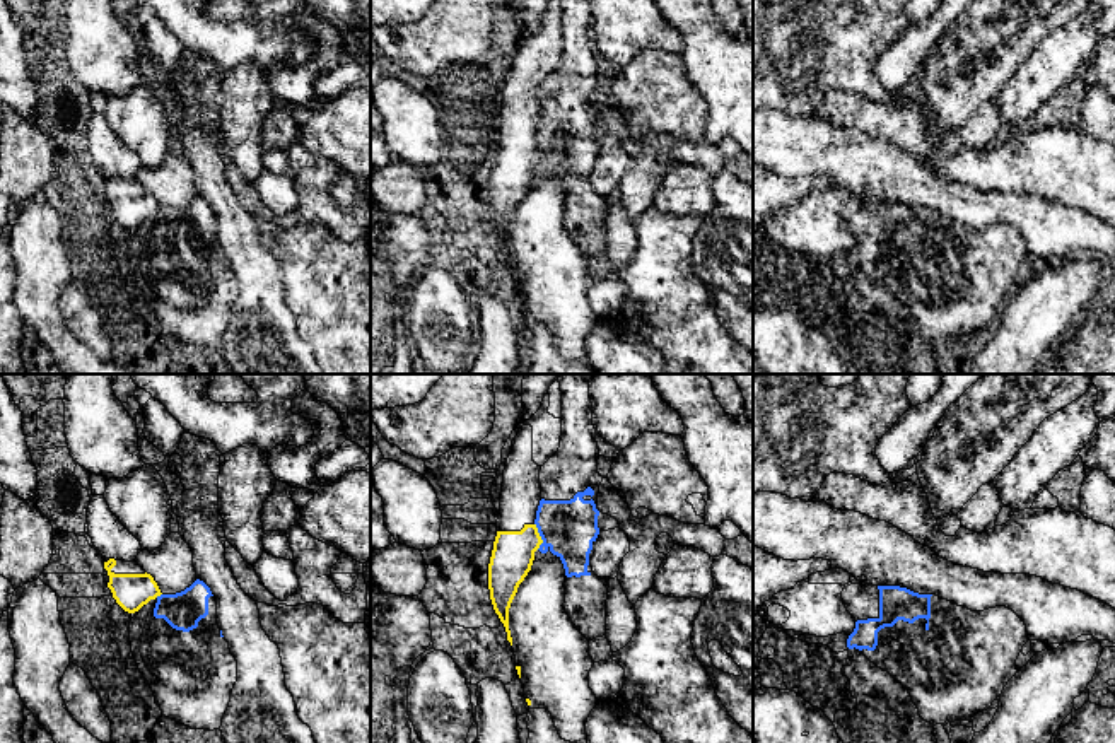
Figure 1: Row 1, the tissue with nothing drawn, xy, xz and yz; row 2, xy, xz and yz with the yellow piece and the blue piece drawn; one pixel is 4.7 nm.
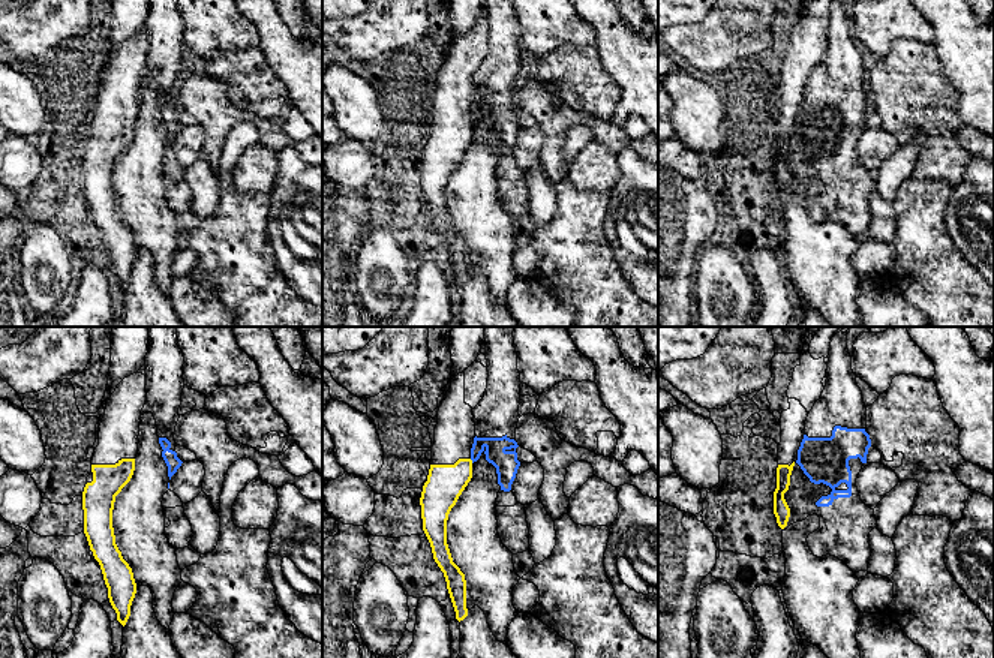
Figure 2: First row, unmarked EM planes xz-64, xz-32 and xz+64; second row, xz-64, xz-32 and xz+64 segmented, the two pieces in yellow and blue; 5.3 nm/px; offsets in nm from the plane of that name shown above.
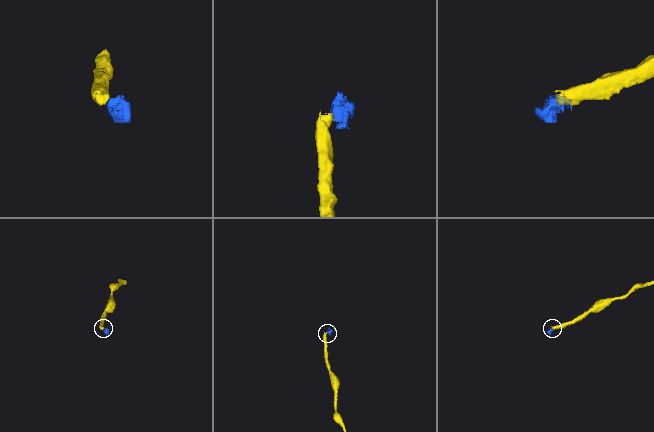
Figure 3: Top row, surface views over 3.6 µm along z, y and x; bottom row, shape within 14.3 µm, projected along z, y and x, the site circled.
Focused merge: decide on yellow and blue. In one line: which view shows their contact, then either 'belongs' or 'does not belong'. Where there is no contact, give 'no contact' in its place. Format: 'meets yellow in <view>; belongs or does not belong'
meets yellow in xz; does not belong

